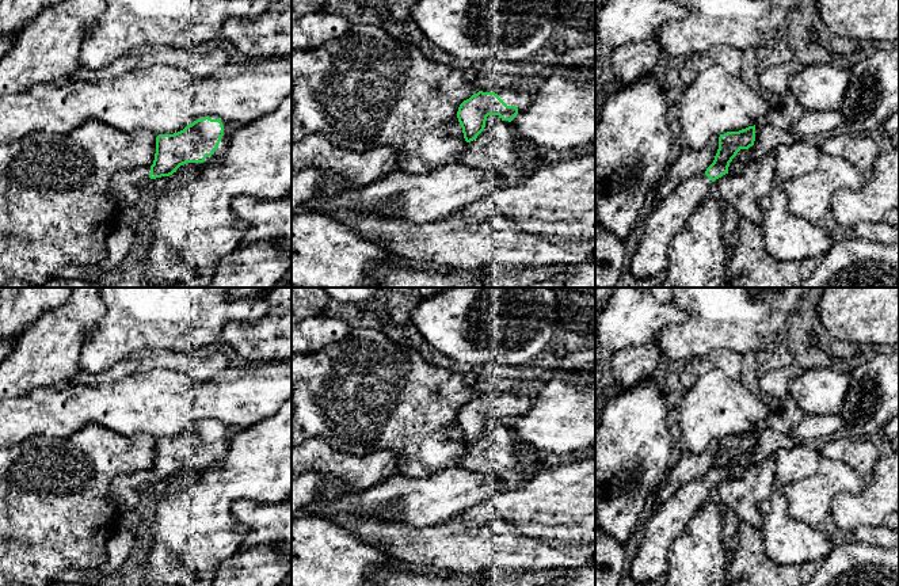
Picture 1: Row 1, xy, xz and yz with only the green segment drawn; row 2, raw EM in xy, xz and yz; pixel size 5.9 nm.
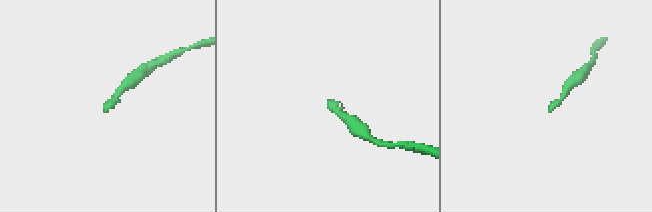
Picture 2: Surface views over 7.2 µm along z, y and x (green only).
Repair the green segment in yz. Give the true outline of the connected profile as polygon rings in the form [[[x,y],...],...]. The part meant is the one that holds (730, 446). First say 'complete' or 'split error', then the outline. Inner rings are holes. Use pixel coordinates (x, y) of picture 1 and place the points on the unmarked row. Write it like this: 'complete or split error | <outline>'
split error | [[[755,429],[720,438],[717,457],[706,475],[686,483],[654,510],[647,520],[644,537],[631,566],[632,579],[656,579],[667,574],[671,544],[686,529],[701,506],[711,501],[715,484],[728,477],[730,467],[736,457],[753,450],[754,445]]]

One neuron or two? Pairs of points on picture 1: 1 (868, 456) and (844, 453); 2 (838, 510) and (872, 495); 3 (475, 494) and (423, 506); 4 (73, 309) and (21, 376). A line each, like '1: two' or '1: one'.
1: one
2: one
3: one
4: one

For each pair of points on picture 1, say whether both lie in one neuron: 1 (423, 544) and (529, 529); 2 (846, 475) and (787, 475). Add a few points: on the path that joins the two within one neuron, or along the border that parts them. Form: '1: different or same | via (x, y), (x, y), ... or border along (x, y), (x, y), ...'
1: different | border along (491, 518), (505, 518), (524, 533), (537, 537)
2: different | border along (822, 456), (811, 475), (781, 487)

